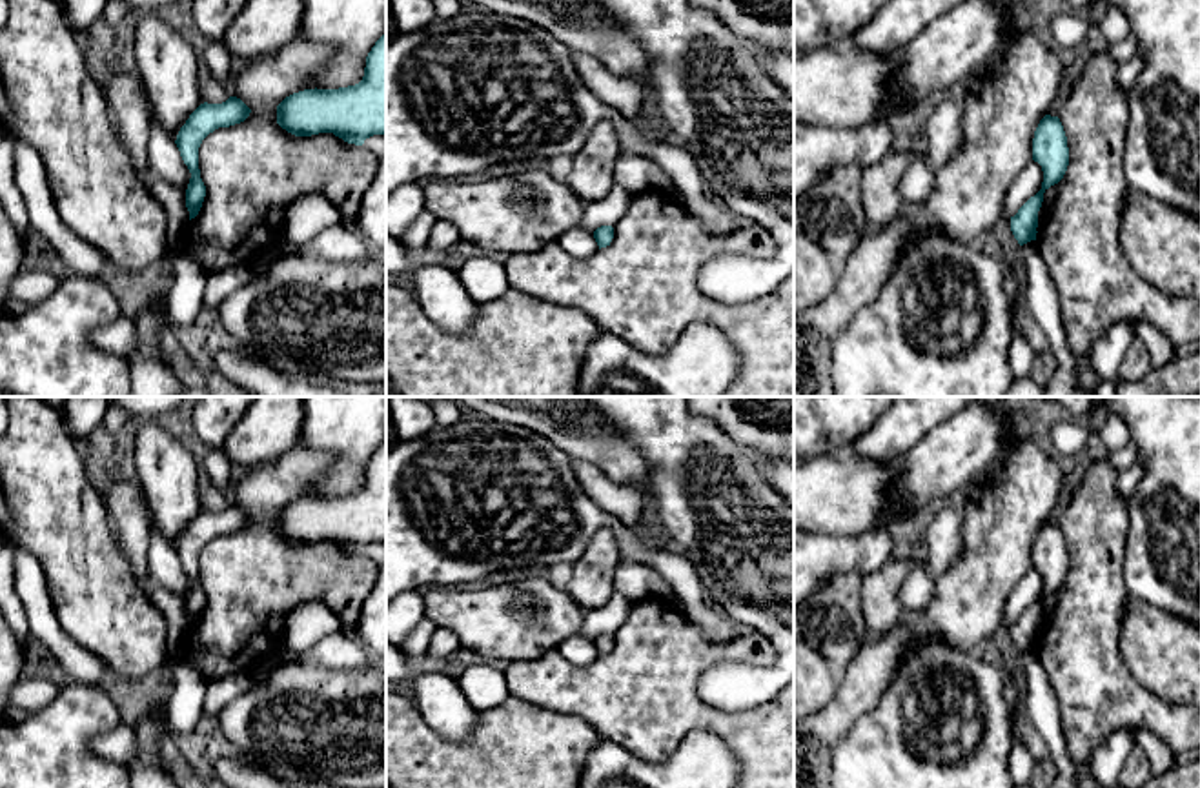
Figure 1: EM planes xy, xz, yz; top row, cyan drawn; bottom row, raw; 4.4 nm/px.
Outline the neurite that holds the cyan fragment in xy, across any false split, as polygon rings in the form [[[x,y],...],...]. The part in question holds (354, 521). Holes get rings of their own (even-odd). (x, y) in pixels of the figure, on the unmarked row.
[[[386,440],[368,460],[359,491],[293,500],[277,513],[277,531],[295,544],[333,540],[355,553],[386,542]]]

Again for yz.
[[[1045,522],[1040,528],[1032,546],[1032,568],[1042,573],[1043,590],[1042,597],[1011,624],[1011,639],[1020,653],[1036,648],[1043,601],[1063,586],[1069,573],[1067,544],[1058,524]]]

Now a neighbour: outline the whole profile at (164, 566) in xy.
[[[146,502],[146,511],[147,511],[147,531],[149,531],[149,539],[147,539],[149,586],[166,588],[177,595],[188,597],[191,581],[189,581],[188,573],[184,571],[177,551],[153,530],[153,520],[149,515],[147,502]]]

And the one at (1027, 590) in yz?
[[[1031,568],[1011,590],[1002,621],[1014,624],[1018,617],[1042,597],[1042,590],[1042,573]]]

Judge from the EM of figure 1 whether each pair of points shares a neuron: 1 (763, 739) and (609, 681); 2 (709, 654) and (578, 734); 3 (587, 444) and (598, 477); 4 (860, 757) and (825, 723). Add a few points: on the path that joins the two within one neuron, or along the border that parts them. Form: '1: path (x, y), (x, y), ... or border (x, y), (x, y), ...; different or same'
1: path (725, 725), (647, 701); same
2: border (552, 712), (578, 716), (601, 736); different
3: border (574, 459), (592, 463), (614, 481), (632, 486); different
4: border (874, 710), (862, 716), (840, 741), (831, 768); different

